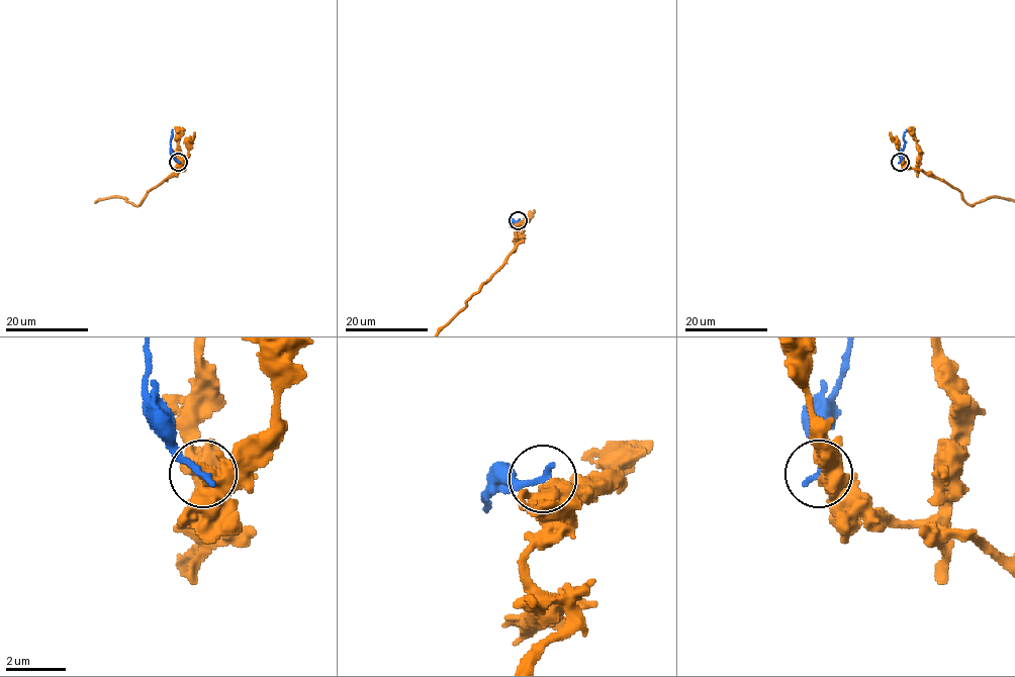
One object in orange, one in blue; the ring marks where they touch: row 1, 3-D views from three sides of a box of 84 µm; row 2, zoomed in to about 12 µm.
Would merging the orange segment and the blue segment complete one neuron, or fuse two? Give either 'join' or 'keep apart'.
keep apart

